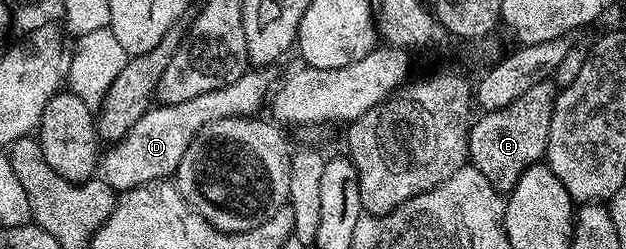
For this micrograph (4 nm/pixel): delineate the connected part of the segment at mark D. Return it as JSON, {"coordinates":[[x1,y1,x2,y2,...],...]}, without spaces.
{"coordinates":[[266,66,259,67,257,70,248,70,236,82,226,84,220,90,212,90,208,94,200,94,200,98,188,98,186,102,176,102,175,104,159,103,151,106,138,122,121,140,111,143,105,149,104,155,100,160,100,176,111,188,119,193,127,192,130,188,135,188,140,184,147,184,152,180,170,178,177,173,181,158,185,150,191,144,192,138,208,122,218,121,222,117,249,116,257,115,261,108,267,103,272,89,276,84,276,76,270,73,271,69]]}

